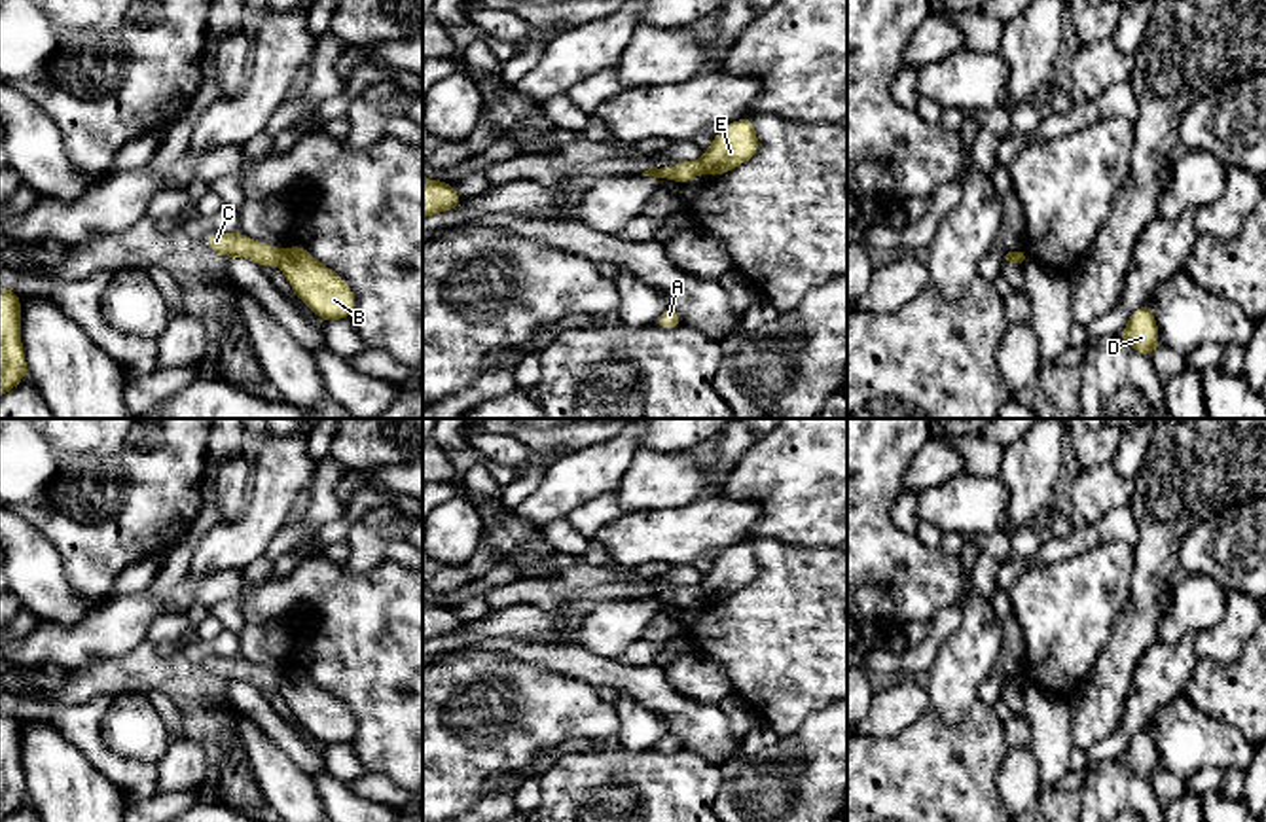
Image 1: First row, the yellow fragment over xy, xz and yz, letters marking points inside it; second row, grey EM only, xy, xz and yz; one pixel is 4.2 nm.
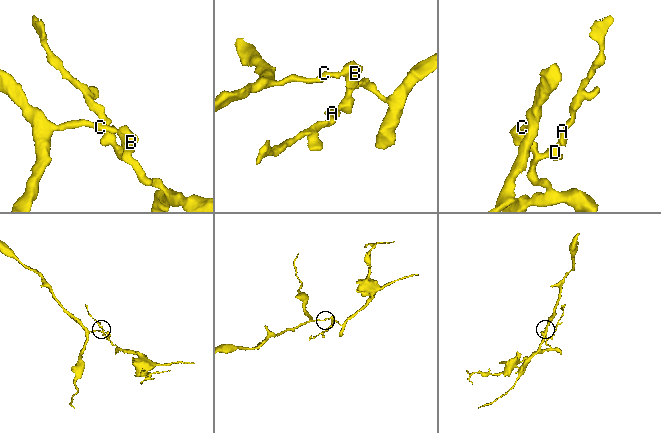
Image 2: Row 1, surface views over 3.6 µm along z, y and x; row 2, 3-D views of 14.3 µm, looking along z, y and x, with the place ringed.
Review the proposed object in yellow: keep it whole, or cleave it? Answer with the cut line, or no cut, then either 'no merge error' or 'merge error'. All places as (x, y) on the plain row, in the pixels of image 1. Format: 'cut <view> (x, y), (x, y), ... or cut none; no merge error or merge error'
cut xy (283, 675), (275, 686); merge error

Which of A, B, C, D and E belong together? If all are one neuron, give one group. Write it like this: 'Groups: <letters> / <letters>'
Groups: A B D E / C

